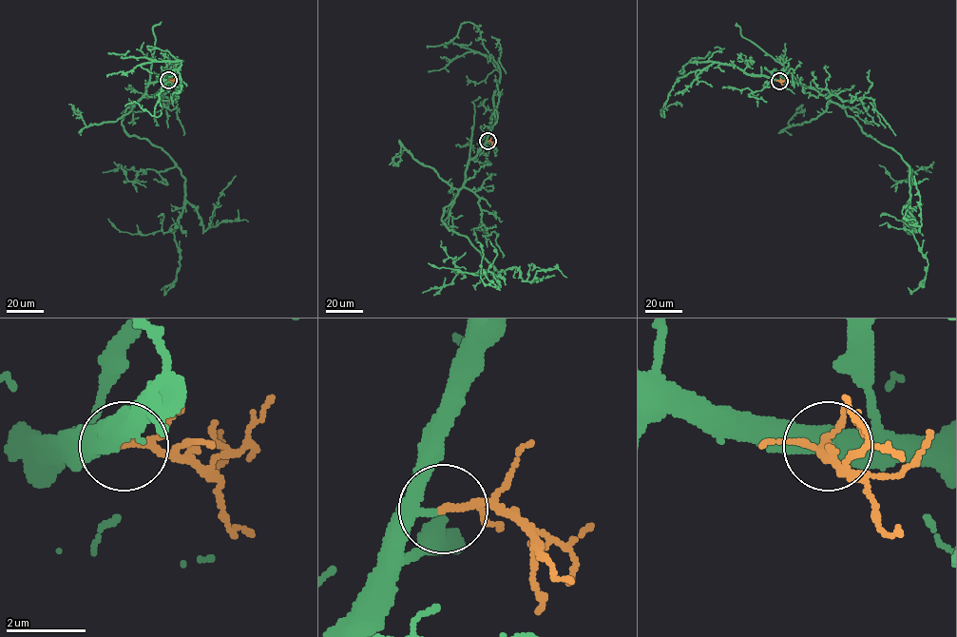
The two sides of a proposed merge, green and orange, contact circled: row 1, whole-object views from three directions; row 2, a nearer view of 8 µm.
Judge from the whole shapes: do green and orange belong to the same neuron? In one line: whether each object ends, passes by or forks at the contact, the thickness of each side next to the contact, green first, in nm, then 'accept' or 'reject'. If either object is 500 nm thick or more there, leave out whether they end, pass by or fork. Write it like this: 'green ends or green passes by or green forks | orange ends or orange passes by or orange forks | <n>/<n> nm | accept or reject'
green passes by | orange passes by | 280/140 nm | accept

